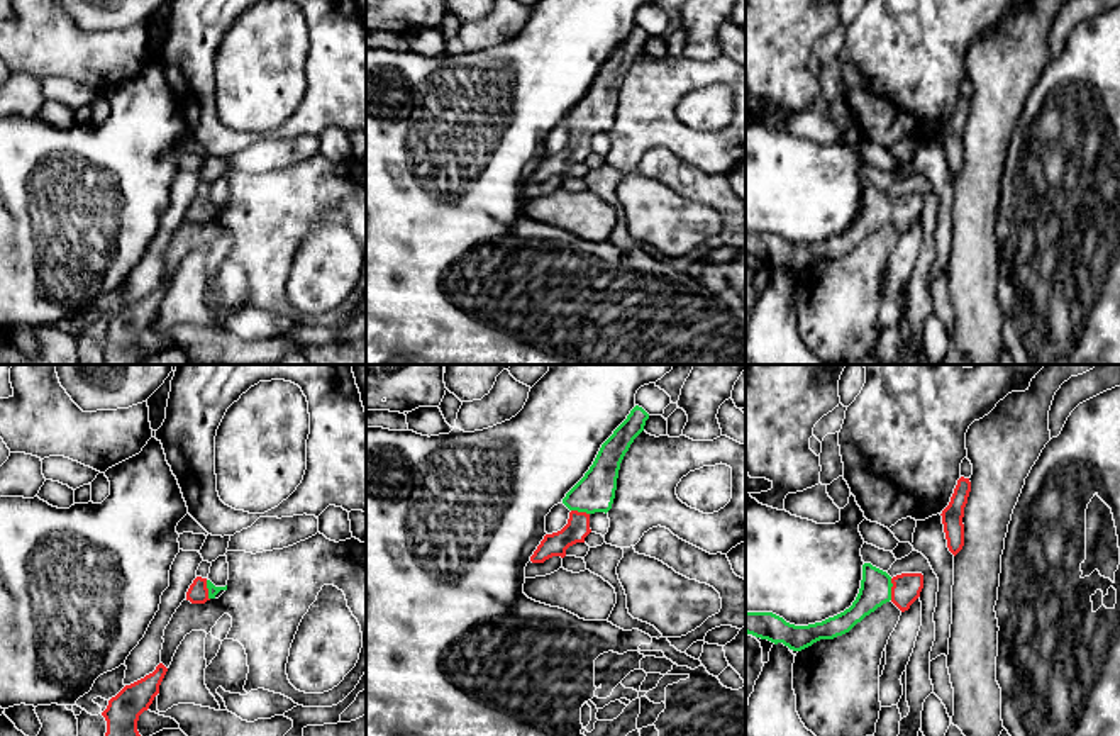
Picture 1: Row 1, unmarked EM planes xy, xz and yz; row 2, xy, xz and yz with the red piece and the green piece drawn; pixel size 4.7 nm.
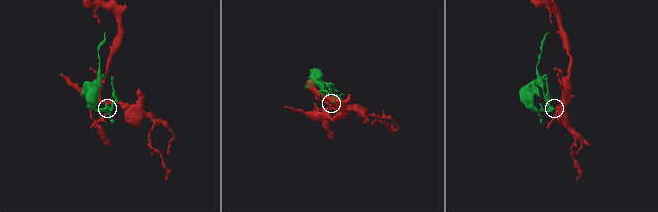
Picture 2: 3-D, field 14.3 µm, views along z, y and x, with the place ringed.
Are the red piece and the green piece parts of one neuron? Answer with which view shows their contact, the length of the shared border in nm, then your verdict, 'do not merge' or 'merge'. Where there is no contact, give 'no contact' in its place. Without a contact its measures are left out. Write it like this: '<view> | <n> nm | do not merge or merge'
yz | 100 nm | merge

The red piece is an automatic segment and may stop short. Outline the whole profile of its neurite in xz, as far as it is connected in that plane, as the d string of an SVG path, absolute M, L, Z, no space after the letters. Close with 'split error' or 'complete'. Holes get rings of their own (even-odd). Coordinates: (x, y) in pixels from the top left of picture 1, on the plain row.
M635 25L627 39L602 64L593 85L585 97L566 114L563 124L571 131L568 144L552 154L546 154L534 175L532 183L544 183L552 176L566 176L566 170L585 163L591 153L590 136L612 129L620 83L634 59L644 51L649 34Z; split error

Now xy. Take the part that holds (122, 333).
M159 283L152 293L125 305L108 321L107 329L102 332L107 341L103 365L141 365L144 361L137 351L137 341L159 314L166 292L168 288Z; complete

